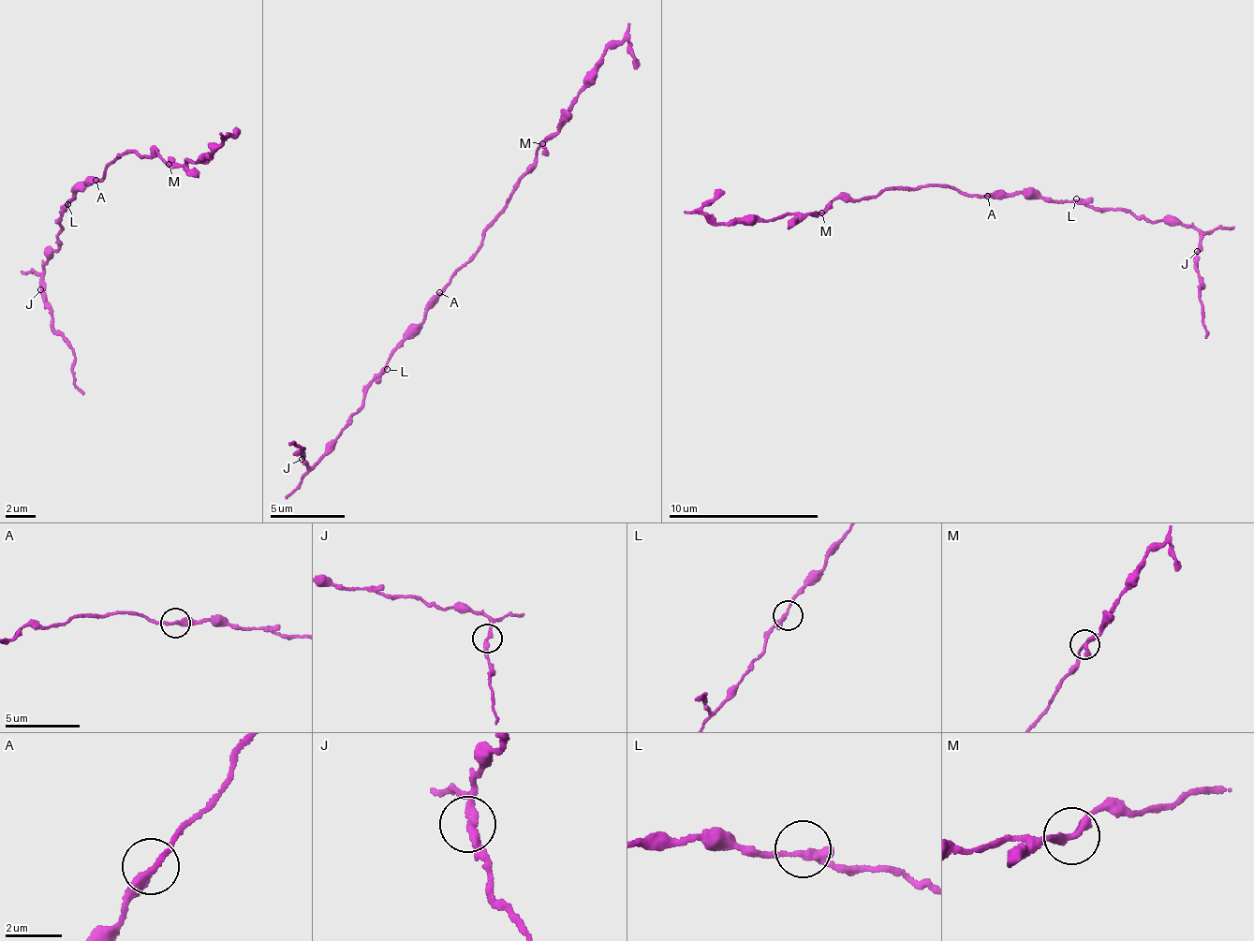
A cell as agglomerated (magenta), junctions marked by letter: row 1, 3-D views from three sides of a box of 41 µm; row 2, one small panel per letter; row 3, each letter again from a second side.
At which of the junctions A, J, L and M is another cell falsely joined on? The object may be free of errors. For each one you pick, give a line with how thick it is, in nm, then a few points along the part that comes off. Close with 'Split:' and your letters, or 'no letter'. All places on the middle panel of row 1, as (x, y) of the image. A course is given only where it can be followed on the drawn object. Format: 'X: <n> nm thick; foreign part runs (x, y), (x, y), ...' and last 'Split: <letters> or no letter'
J: 240 nm thick; foreign part runs (303, 460), (296, 449), (303, 447), (289, 442), (295, 440)
Split: J

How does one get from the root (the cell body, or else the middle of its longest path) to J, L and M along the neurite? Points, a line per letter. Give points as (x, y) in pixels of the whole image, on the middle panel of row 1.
J: (440, 297), (366, 390), (362, 408), (353, 414), (353, 421), (334, 440), (331, 451), (314, 465), (303, 460)
L: (440, 297), (404, 345), (389, 360), (387, 369)
M: (440, 297), (449, 280), (479, 249), (488, 232), (503, 213), (511, 193), (542, 143)

